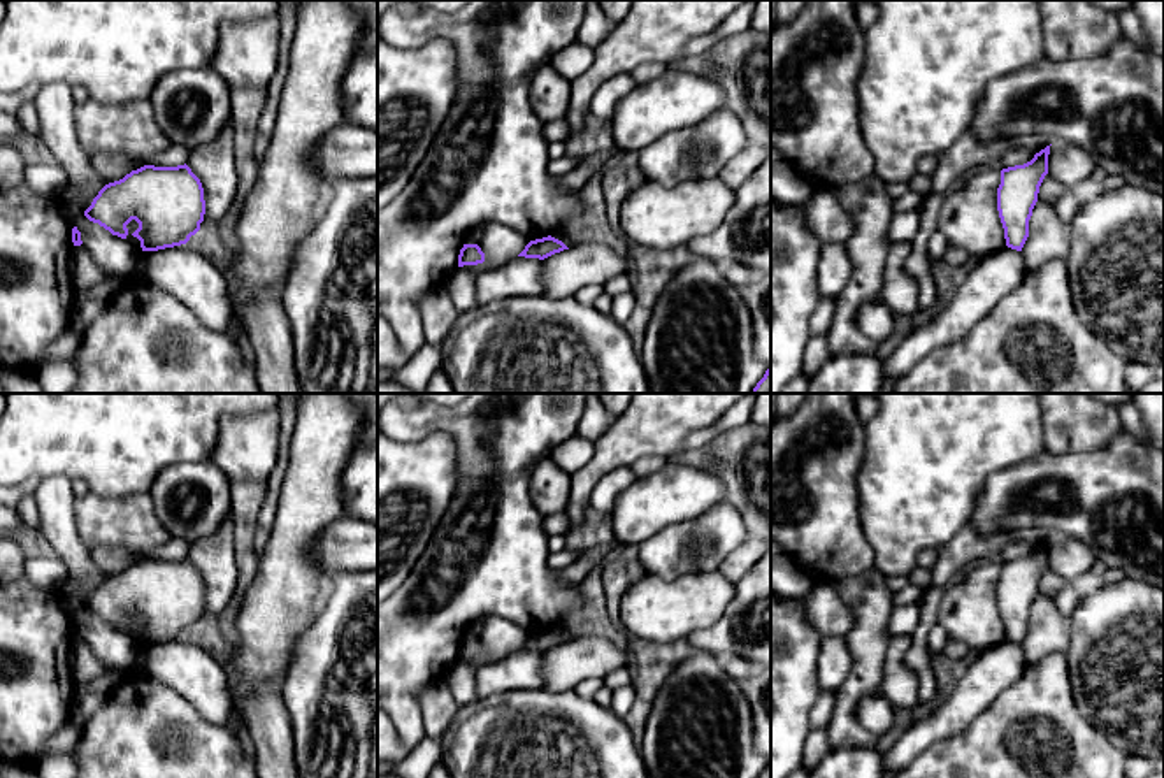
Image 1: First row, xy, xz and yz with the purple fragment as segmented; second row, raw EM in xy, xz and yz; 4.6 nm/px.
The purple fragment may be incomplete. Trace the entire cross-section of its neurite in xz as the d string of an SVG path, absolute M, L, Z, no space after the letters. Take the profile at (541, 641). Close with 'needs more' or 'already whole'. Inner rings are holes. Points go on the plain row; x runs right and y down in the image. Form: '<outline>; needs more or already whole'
M548 629L542 632L530 634L518 650L544 653L564 643L569 643L569 641L562 634Z; already whole

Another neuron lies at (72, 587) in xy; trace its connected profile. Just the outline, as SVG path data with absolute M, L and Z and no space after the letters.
M67 578L67 581L60 588L65 594L74 595L79 602L86 604L95 590L84 588L79 581L74 578Z

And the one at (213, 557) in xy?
M230 515L212 537L190 546L186 558L200 573L204 581L204 615L219 615L230 602L237 585L234 516Z

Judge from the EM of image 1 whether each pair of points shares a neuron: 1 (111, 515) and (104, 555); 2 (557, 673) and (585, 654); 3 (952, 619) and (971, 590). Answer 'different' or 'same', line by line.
1: different
2: same
3: same

